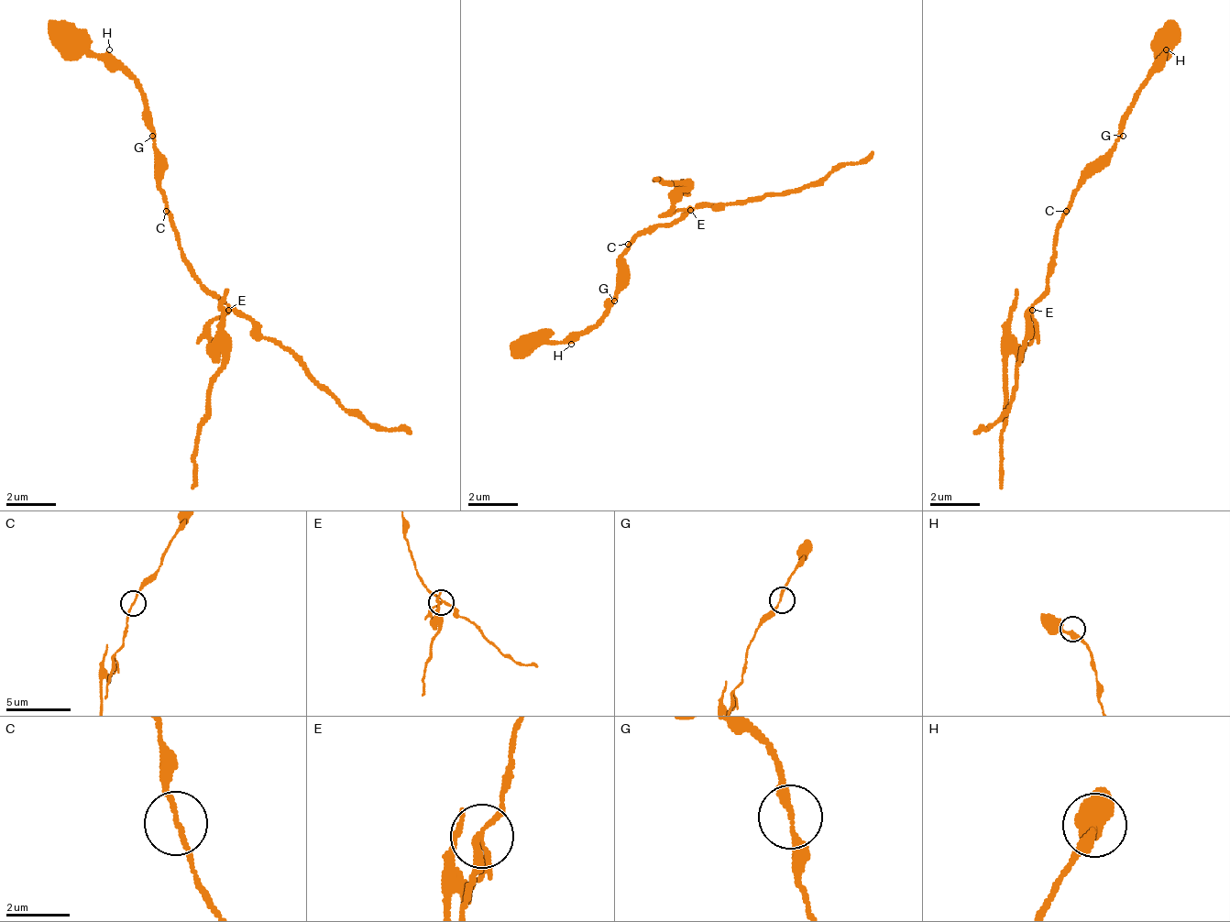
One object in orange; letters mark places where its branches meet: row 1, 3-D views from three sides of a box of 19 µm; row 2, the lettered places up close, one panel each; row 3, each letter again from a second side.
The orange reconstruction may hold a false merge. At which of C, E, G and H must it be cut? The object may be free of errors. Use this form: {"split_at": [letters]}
{"split_at": ["E"]}

